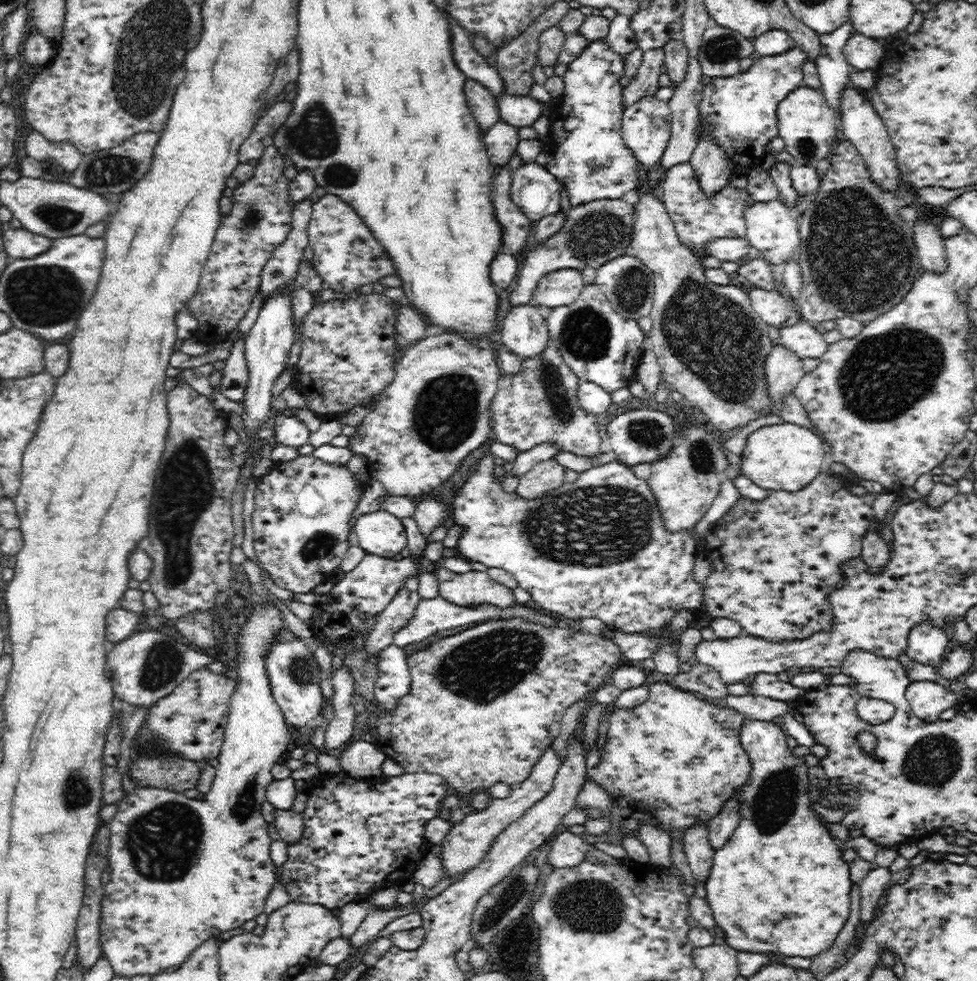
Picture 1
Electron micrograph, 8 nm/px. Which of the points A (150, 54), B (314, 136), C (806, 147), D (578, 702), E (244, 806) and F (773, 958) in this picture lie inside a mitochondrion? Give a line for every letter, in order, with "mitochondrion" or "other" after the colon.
A: mitochondrion
B: mitochondrion
C: mitochondrion
D: other
E: mitochondrion
F: other

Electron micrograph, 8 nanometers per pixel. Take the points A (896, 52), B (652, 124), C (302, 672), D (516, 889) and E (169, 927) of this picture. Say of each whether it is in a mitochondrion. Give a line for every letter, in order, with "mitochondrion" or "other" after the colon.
A: other
B: mitochondrion
C: mitochondrion
D: mitochondrion
E: other

